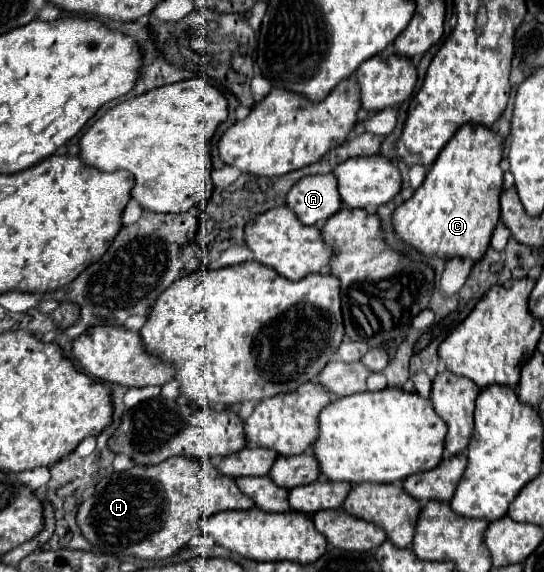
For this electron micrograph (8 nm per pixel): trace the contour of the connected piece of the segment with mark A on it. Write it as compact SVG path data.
M332 174L306 176L286 194L286 206L304 226L318 226L342 208Z

